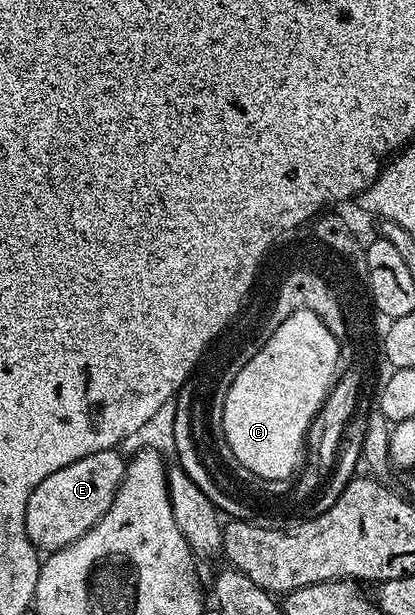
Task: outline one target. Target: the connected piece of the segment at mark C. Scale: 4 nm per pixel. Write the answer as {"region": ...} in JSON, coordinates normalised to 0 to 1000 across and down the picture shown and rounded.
{"region":[[[711,507],[663,535],[643,558],[576,602],[537,659],[535,696],[547,724],[576,751],[600,753],[624,772],[696,772],[696,759],[716,753],[716,727],[725,727],[735,688],[764,680],[773,657],[814,615],[822,566],[824,559],[754,507]]]}

